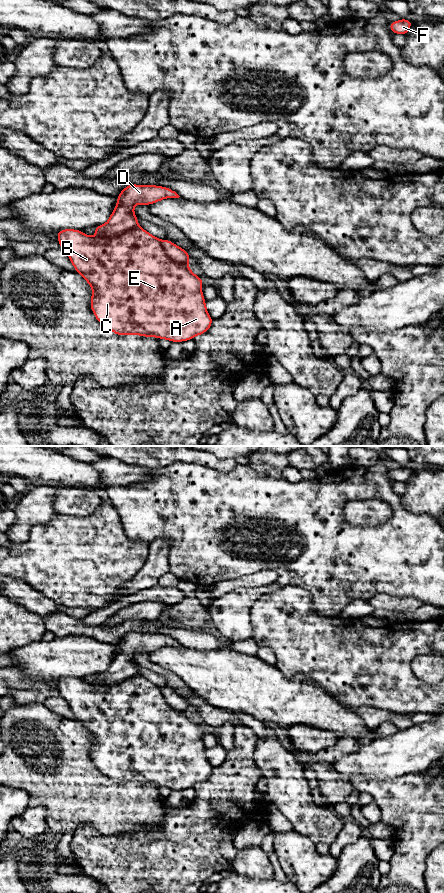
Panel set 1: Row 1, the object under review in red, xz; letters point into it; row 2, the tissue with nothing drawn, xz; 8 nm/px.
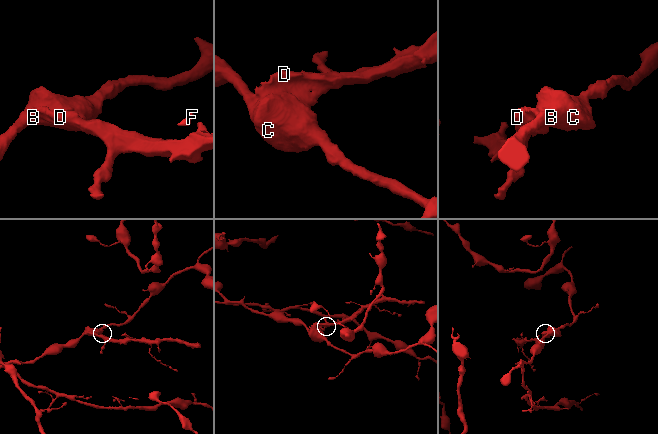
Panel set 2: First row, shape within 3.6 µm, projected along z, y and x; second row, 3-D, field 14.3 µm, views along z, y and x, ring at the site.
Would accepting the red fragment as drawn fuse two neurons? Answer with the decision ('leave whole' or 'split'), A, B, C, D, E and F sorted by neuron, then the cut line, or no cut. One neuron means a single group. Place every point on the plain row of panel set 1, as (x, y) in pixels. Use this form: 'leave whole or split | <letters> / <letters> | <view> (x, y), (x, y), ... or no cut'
split | A B C E / D F | xz (138, 674), (102, 685)

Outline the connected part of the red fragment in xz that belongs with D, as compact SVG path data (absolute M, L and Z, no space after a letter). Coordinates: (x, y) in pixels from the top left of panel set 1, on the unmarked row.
M129 632L116 644L118 650L109 668L92 677L99 684L110 685L114 682L120 682L124 678L138 676L138 665L133 659L135 653L149 654L163 647L179 645L173 637L168 635Z

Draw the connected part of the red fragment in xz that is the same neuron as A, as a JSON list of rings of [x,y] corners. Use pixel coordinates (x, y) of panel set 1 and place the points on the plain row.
[[[143,676],[124,678],[110,685],[91,685],[82,678],[61,677],[57,679],[57,689],[68,703],[75,720],[79,721],[92,735],[90,756],[96,768],[118,784],[139,783],[156,785],[179,791],[190,789],[206,781],[213,766],[206,756],[202,741],[203,727],[193,721],[188,712],[171,707],[161,688]]]

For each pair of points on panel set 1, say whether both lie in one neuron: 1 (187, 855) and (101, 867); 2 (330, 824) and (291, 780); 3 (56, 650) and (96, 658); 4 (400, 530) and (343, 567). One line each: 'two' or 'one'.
1: one
2: one
3: one
4: one

